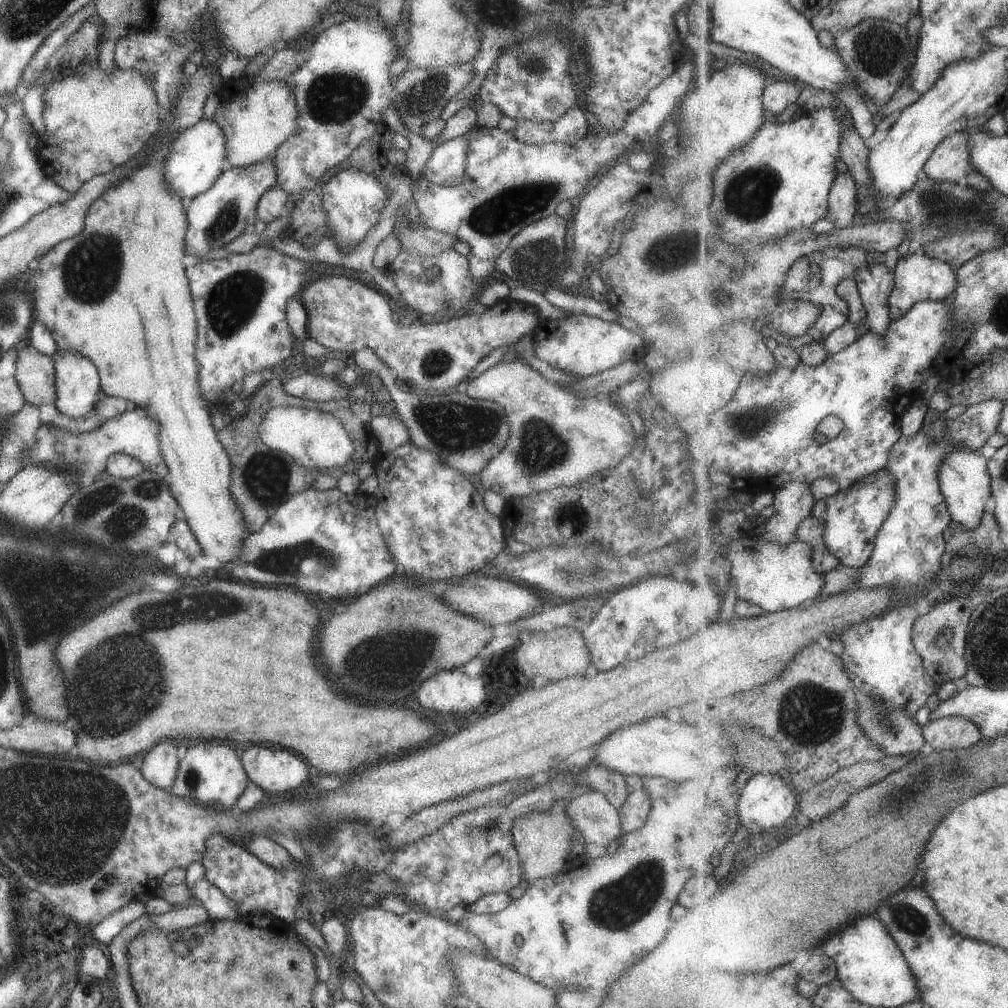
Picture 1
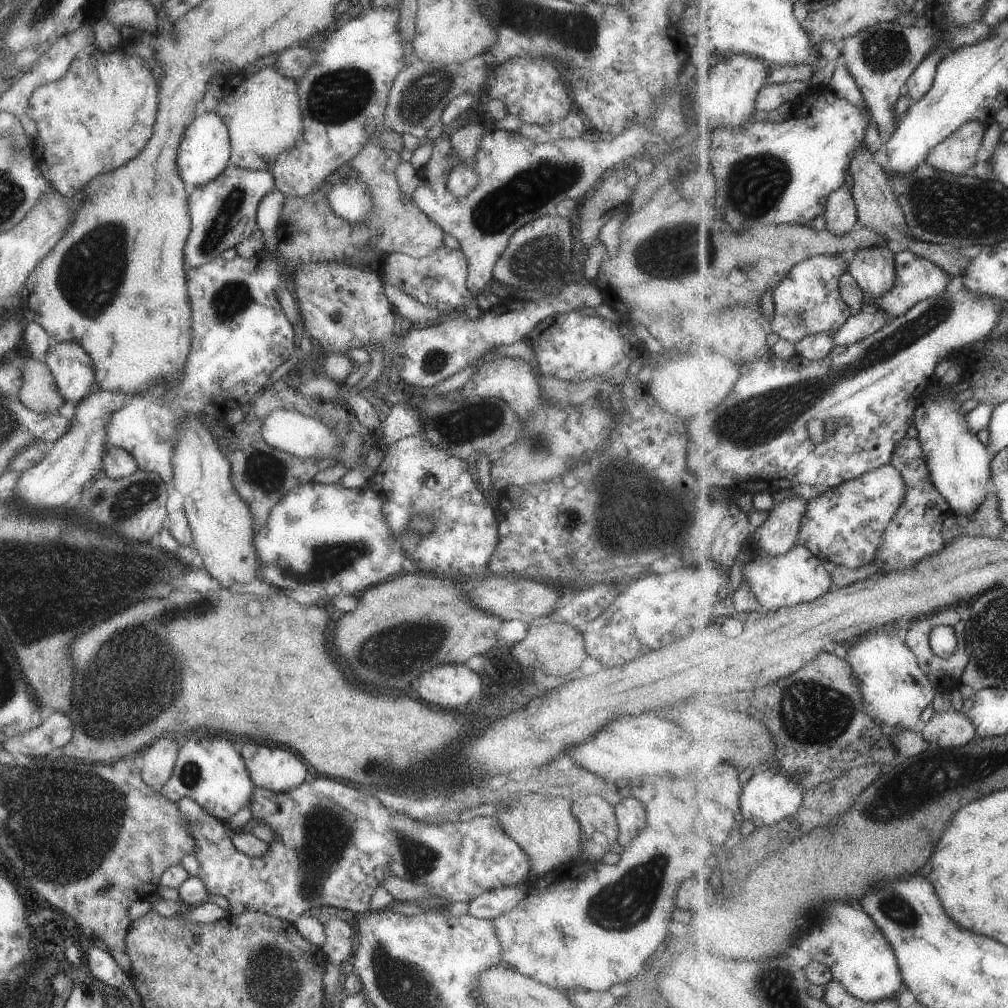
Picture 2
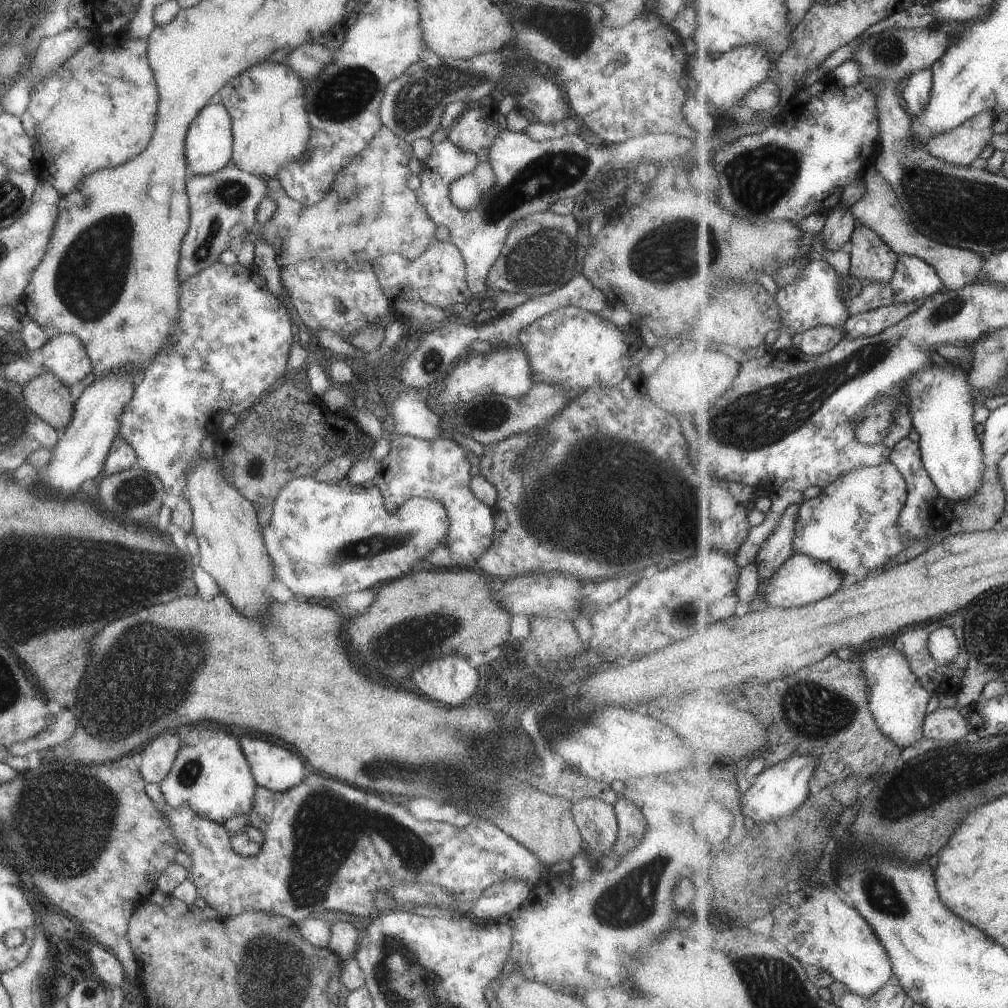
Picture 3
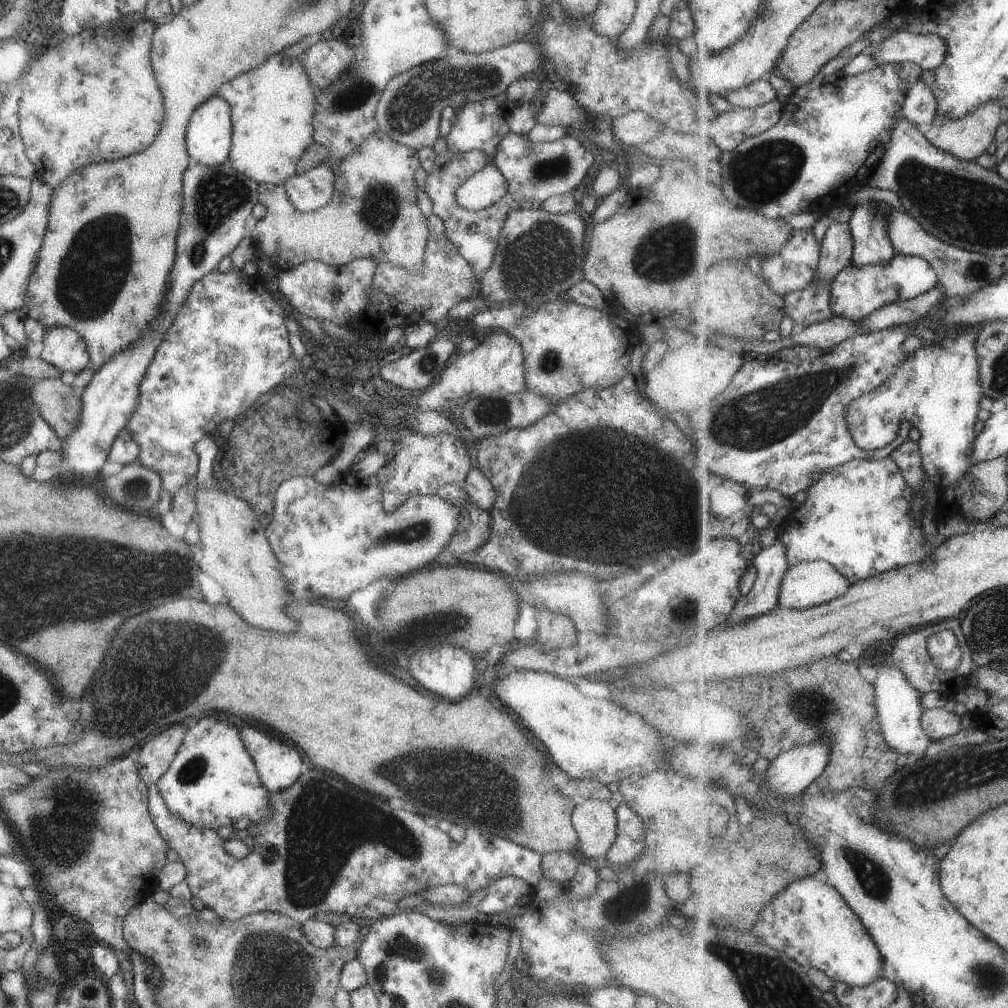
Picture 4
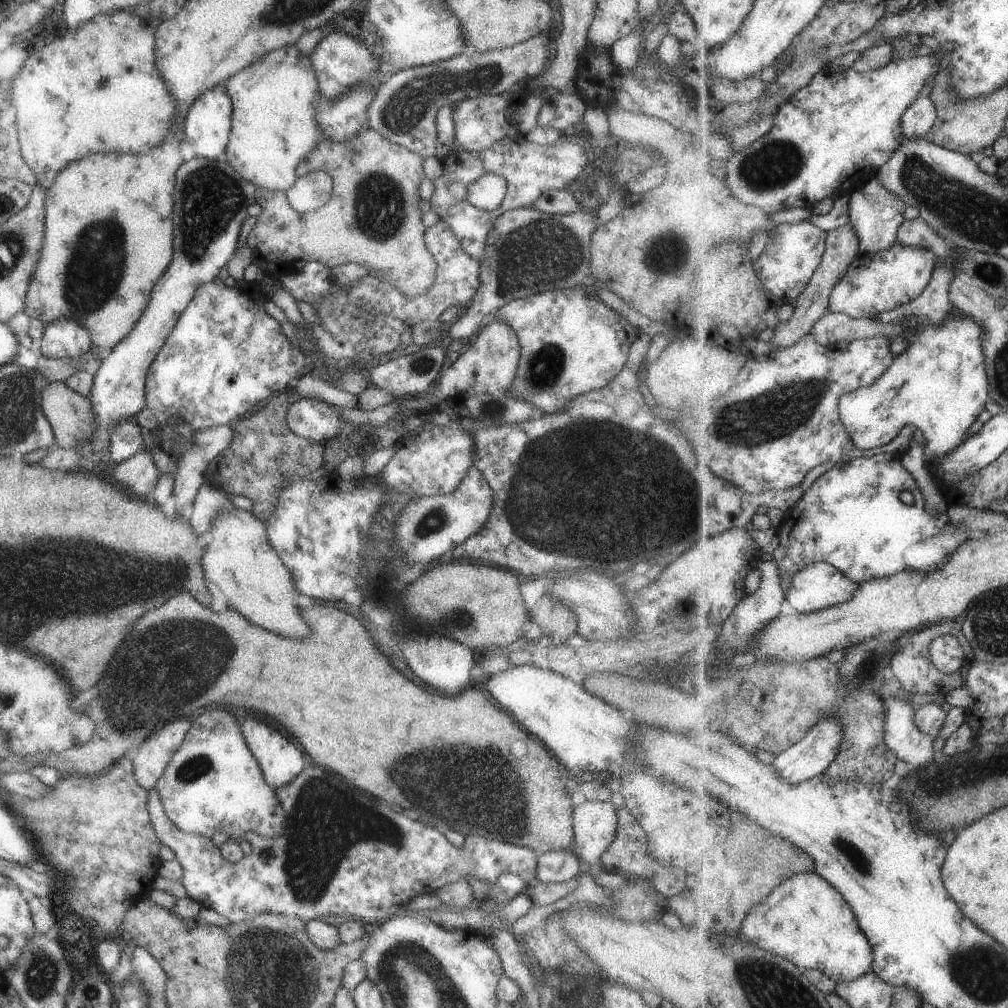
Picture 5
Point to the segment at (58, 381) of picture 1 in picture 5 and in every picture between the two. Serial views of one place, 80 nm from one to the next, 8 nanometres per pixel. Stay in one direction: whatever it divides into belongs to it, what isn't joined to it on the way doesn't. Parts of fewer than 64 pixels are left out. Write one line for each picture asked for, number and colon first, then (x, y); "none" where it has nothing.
2: (72, 370)
3: (63, 355)
4: (62, 347)
5: (62, 338)

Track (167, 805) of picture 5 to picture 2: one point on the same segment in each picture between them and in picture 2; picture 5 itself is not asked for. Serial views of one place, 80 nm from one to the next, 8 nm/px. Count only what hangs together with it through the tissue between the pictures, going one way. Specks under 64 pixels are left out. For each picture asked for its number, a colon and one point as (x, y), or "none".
2: (209, 770)
3: (209, 775)
4: (211, 782)

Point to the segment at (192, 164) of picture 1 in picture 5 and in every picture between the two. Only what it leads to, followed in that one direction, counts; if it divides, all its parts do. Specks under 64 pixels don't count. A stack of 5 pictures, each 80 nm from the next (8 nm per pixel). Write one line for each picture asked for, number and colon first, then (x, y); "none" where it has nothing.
2: (203, 152)
3: (207, 141)
4: (207, 133)
5: (207, 121)

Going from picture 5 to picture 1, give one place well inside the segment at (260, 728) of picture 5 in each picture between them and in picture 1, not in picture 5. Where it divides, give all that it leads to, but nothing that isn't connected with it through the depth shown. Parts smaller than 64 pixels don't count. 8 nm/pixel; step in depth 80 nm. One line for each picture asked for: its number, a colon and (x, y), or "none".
1: (274, 771)
2: (270, 767)
3: (273, 767)
4: (277, 765)

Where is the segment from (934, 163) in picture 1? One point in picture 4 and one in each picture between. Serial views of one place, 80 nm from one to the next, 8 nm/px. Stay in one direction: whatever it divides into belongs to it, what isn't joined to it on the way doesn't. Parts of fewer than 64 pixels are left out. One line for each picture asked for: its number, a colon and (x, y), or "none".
2: (954, 155)
3: (960, 146)
4: (968, 137)

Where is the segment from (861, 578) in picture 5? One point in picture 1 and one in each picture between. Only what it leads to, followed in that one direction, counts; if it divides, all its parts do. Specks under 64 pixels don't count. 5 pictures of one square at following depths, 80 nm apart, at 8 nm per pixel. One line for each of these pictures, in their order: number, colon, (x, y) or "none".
1: (853, 518)
2: (845, 525)
3: (854, 523)
4: (858, 517)

